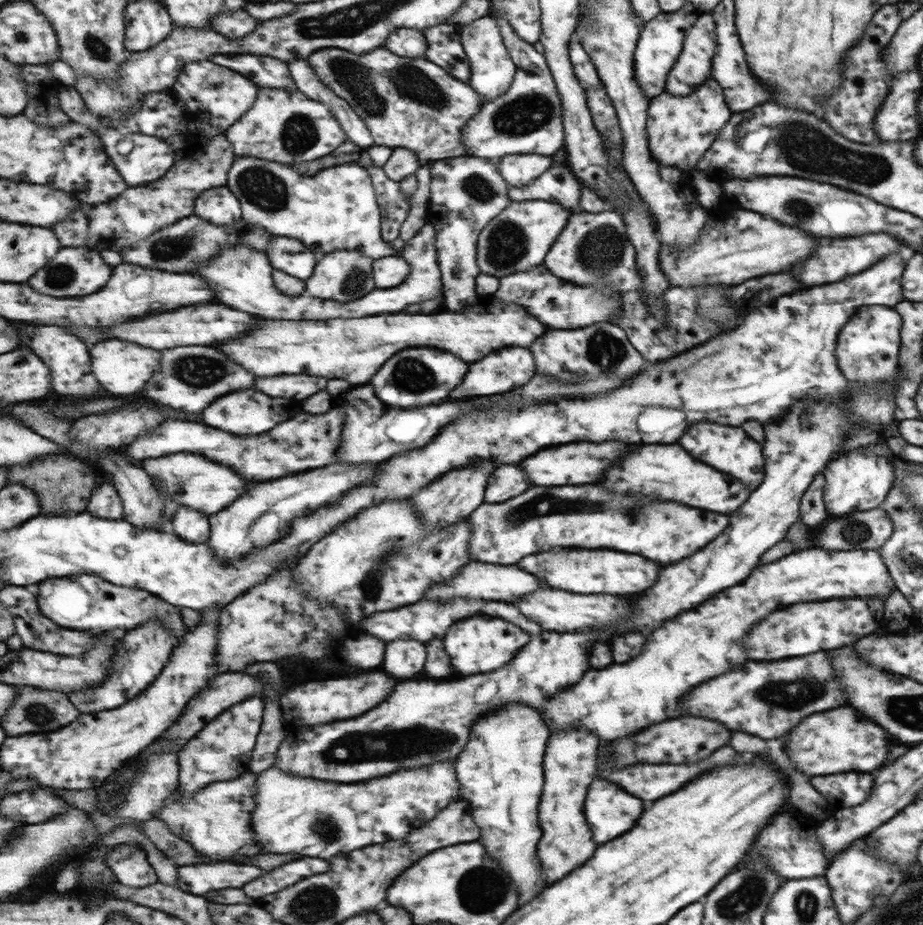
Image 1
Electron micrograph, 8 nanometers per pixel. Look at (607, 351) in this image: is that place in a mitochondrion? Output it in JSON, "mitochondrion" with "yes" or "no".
{"mitochondrion":"yes"}

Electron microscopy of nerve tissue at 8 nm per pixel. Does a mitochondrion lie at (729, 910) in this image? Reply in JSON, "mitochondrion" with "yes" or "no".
{"mitochondrion":"yes"}

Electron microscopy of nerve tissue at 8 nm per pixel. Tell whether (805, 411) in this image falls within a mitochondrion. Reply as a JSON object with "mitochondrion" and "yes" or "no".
{"mitochondrion":"no"}

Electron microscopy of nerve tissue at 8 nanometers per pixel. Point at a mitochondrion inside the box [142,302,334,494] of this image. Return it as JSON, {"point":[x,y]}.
{"point":[191,371]}

